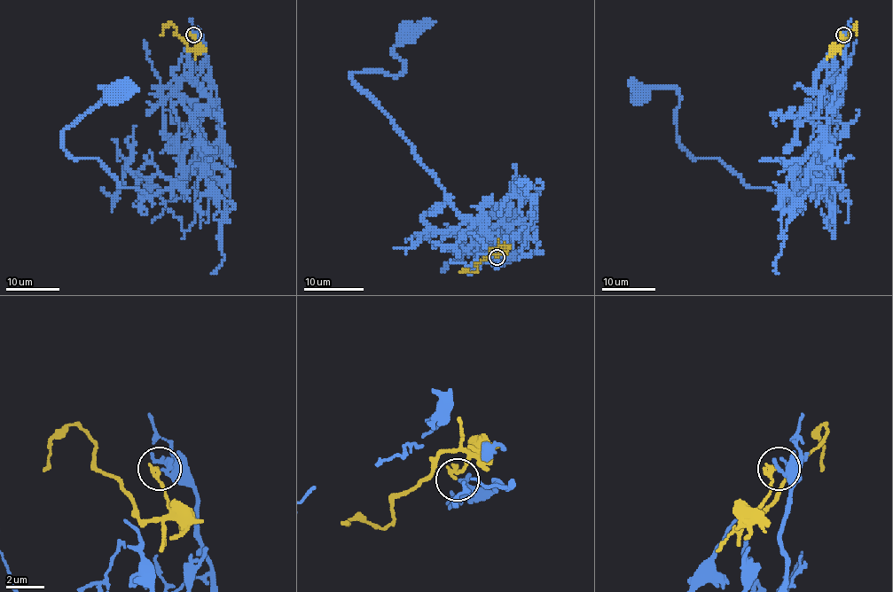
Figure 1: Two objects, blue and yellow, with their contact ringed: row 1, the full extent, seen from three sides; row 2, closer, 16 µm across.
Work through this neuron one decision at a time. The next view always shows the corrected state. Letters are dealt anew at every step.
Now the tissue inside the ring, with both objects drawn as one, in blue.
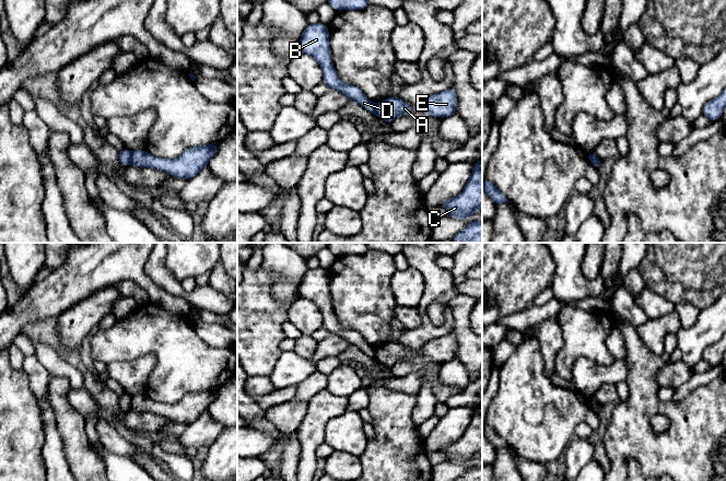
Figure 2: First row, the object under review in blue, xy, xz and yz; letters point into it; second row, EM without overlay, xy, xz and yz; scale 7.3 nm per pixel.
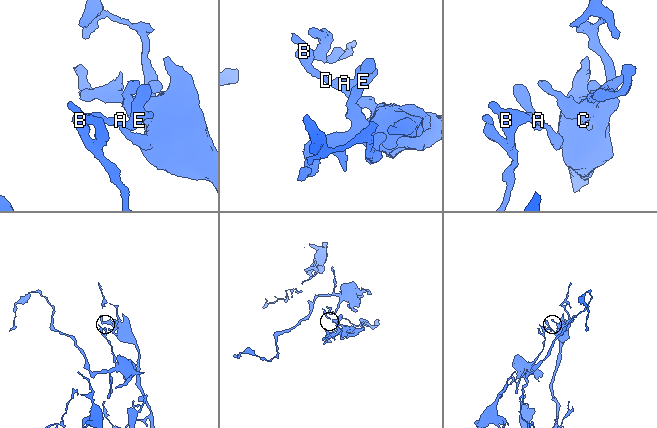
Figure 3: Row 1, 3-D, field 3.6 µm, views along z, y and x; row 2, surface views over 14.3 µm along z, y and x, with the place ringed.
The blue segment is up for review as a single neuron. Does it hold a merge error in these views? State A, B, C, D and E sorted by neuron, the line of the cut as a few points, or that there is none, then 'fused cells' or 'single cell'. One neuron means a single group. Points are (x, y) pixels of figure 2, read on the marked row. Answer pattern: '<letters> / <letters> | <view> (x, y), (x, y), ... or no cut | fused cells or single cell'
A C E / B D | xy (132, 152), (129, 163) | fused cells

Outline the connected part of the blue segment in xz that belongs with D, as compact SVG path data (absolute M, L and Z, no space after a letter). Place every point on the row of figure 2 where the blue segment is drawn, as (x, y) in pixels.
M318 22L308 24L298 42L298 52L313 57L323 70L323 81L332 90L346 94L351 101L358 102L370 113L375 113L376 105L371 102L355 85L343 83L335 70L329 48L329 31Z

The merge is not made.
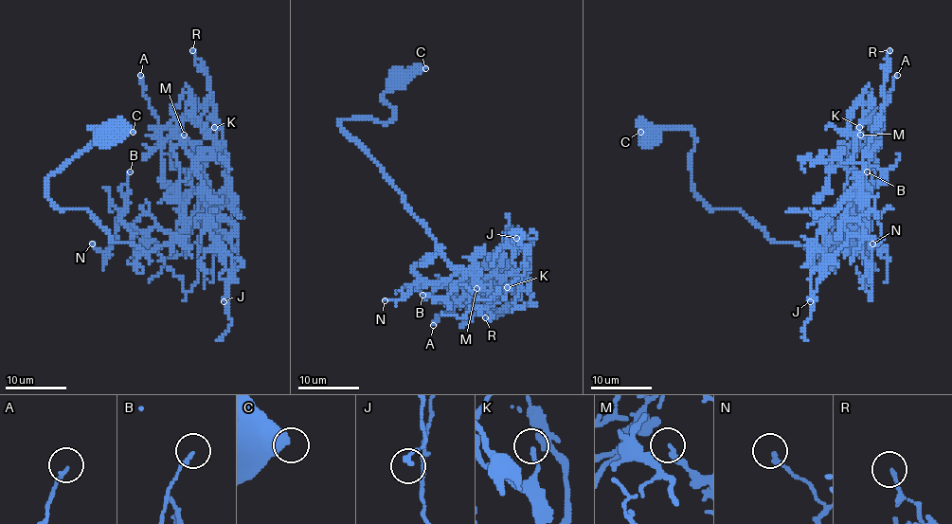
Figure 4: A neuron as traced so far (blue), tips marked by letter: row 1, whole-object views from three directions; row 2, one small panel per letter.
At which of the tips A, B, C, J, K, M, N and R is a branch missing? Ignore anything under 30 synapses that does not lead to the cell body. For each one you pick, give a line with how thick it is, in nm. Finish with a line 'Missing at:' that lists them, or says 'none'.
Missing at: none

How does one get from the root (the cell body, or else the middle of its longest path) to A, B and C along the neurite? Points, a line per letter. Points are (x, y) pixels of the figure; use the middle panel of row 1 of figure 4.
A: (429, 231), (453, 267), (462, 267), (477, 279), (433, 325)
B: (429, 231), (438, 250), (413, 268), (422, 295)
C: (429, 231), (386, 173), (340, 124), (342, 118), (389, 123), (393, 113), (383, 96), (409, 71), (425, 68)

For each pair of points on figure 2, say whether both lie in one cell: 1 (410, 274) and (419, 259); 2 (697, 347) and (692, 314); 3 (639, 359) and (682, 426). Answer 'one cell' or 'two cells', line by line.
1: two cells
2: two cells
3: one cell

